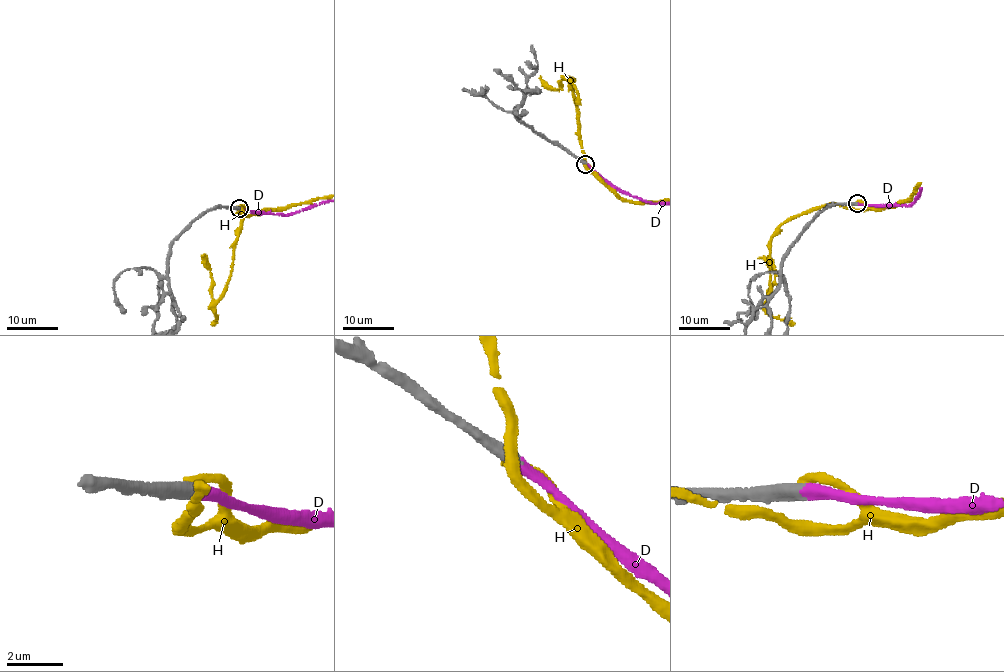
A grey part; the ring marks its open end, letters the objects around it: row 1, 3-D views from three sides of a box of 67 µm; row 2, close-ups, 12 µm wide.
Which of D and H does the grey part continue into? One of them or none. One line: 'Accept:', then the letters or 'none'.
Accept: D

